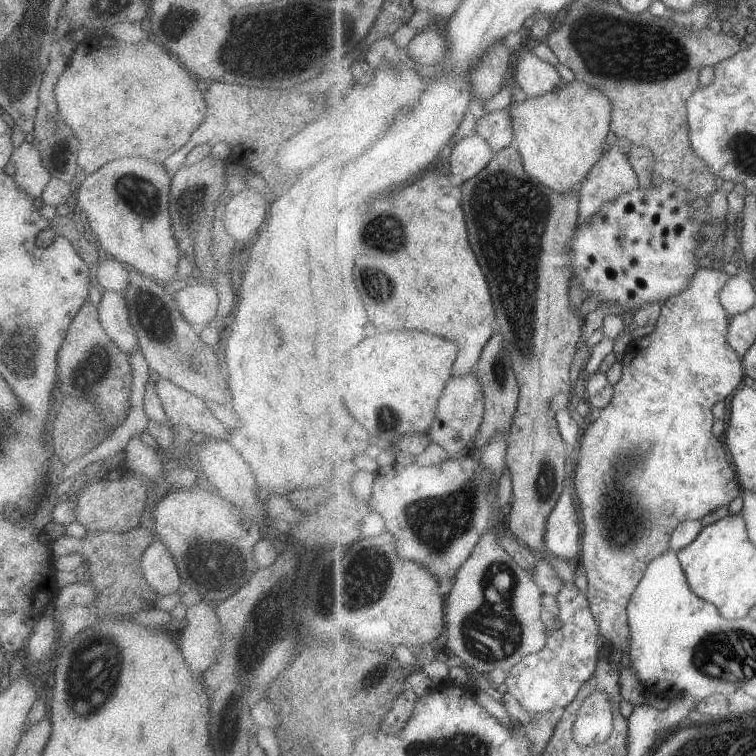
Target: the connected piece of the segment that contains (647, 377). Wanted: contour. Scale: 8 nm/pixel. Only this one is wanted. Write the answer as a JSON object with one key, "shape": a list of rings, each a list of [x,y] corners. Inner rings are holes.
{"shape":[[[705,266],[697,270],[693,281],[689,282],[689,288],[685,288],[681,294],[669,298],[662,304],[661,316],[657,320],[656,327],[651,334],[632,340],[626,348],[622,358],[622,377],[614,385],[614,395],[609,404],[600,412],[599,417],[590,424],[583,436],[580,438],[580,449],[578,450],[578,470],[575,474],[575,489],[577,490],[577,501],[583,525],[583,540],[581,559],[588,580],[588,597],[592,614],[599,624],[600,633],[606,637],[611,647],[623,652],[624,657],[629,651],[629,640],[631,640],[631,630],[628,620],[628,604],[632,601],[633,594],[636,593],[637,586],[641,583],[641,578],[645,577],[648,566],[652,565],[653,558],[660,557],[670,548],[671,534],[675,532],[681,522],[687,520],[702,520],[707,514],[713,513],[719,508],[729,506],[735,498],[744,495],[744,490],[737,478],[734,464],[729,462],[727,450],[723,442],[713,434],[713,408],[719,400],[725,400],[729,394],[737,392],[743,386],[743,378],[746,377],[743,370],[743,359],[729,344],[729,318],[730,313],[725,309],[721,302],[721,290],[725,289],[725,282],[729,282],[731,276],[713,268]]]}

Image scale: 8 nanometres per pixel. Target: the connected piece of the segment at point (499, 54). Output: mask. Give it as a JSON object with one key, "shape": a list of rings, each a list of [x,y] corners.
{"shape":[[[501,40],[493,50],[485,54],[485,58],[475,66],[472,82],[474,83],[473,95],[481,106],[495,96],[503,88],[505,74],[509,72],[511,50],[507,48],[505,40]]]}

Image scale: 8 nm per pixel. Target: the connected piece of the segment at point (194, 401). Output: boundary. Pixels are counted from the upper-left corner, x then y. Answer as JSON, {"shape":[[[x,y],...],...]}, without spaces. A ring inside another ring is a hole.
{"shape":[[[155,378],[155,392],[167,420],[174,426],[186,426],[192,432],[215,439],[227,438],[229,430],[213,418],[213,414],[197,396],[160,378]]]}

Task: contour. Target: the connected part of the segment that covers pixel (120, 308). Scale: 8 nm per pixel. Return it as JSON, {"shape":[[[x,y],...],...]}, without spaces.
{"shape":[[[105,290],[97,305],[99,324],[109,336],[111,344],[117,346],[123,354],[131,355],[136,347],[135,332],[129,322],[127,304],[123,294],[118,291]]]}

